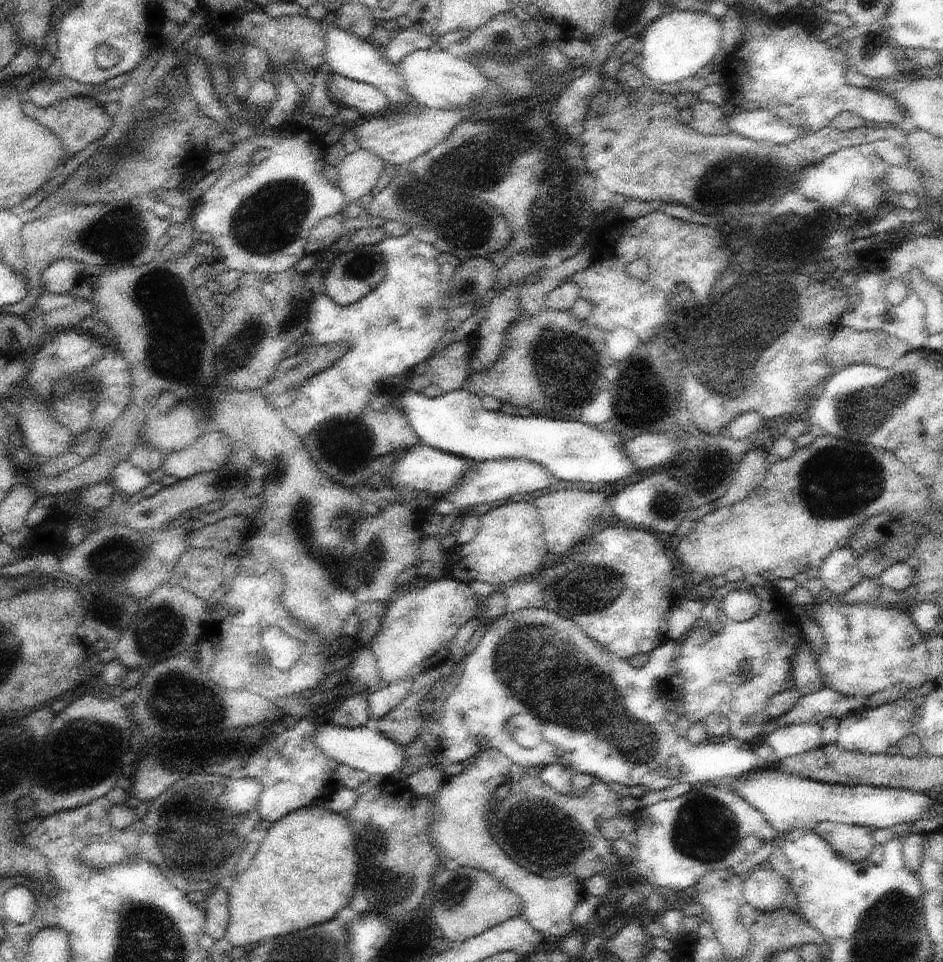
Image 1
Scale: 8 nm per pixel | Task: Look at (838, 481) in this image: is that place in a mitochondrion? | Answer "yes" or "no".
yes

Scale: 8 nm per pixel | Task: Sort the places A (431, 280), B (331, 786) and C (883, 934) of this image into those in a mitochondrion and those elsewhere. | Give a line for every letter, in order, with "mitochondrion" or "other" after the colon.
A: other
B: other
C: mitochondrion

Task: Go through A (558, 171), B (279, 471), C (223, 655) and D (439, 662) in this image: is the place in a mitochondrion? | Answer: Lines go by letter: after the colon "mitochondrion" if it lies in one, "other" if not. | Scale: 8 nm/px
A: mitochondrion
B: mitochondrion
C: other
D: other

